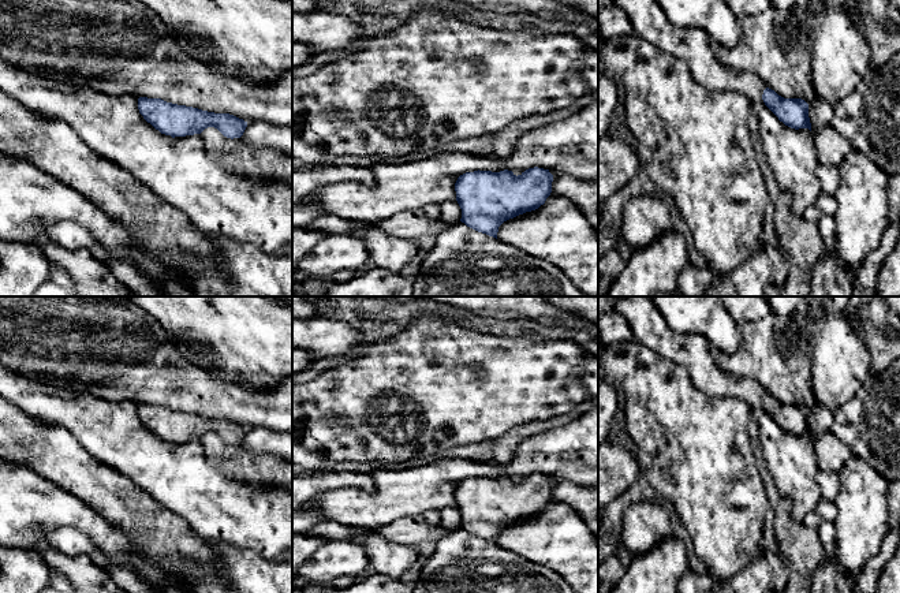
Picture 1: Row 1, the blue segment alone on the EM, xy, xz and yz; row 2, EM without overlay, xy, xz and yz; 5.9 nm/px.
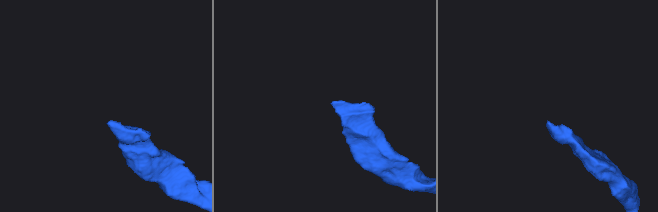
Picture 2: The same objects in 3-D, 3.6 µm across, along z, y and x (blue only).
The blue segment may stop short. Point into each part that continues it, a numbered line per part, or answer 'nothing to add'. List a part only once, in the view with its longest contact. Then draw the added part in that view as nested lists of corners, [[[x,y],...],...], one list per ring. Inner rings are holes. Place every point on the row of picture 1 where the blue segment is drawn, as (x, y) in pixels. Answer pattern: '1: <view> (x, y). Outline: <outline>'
1: yz (648, 19). Outline: [[[616,0],[617,4],[631,22],[632,30],[656,48],[675,57],[683,59],[698,83],[712,92],[739,92],[746,96],[753,111],[759,119],[759,137],[762,143],[789,145],[803,149],[806,145],[815,143],[814,135],[808,128],[791,128],[765,105],[762,100],[765,82],[754,74],[731,68],[722,64],[712,49],[712,38],[699,27],[680,27],[673,25],[665,15],[664,10],[656,0]]]

